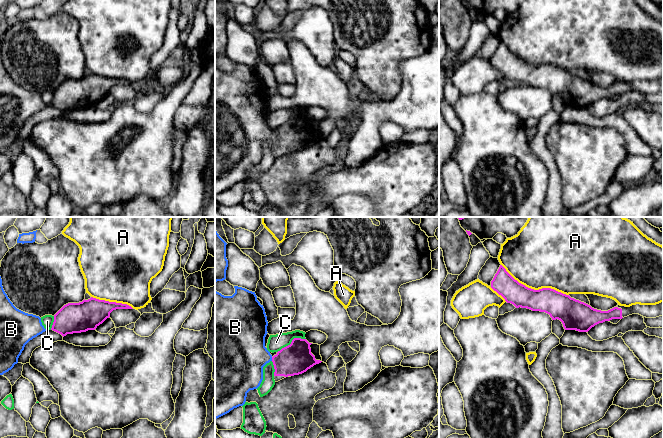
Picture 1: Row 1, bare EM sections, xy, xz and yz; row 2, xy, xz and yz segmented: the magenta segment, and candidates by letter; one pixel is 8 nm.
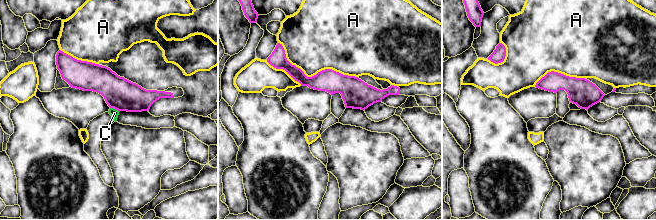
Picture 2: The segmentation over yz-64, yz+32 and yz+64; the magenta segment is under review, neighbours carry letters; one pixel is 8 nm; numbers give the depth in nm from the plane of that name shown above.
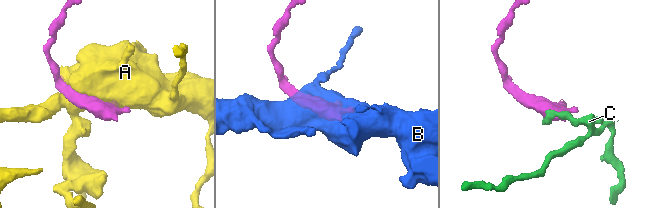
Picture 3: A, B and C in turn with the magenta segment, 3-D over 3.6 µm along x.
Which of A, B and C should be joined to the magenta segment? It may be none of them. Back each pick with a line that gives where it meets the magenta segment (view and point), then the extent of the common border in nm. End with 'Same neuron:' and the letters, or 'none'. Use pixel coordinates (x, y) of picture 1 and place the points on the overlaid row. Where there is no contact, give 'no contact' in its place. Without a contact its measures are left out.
B: xz (272, 359) | 30 nm
Same neuron: B

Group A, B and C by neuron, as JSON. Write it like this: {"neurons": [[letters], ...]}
{"neurons": [["A"], ["B"], ["C"]]}

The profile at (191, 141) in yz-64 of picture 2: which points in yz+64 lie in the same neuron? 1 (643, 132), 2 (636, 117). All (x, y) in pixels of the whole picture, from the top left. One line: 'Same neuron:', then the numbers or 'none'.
Same neuron: none

